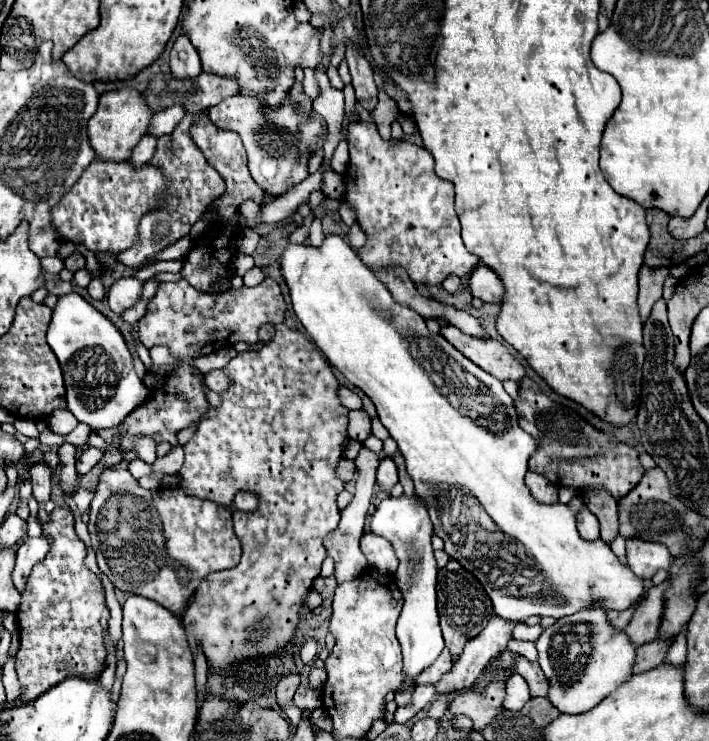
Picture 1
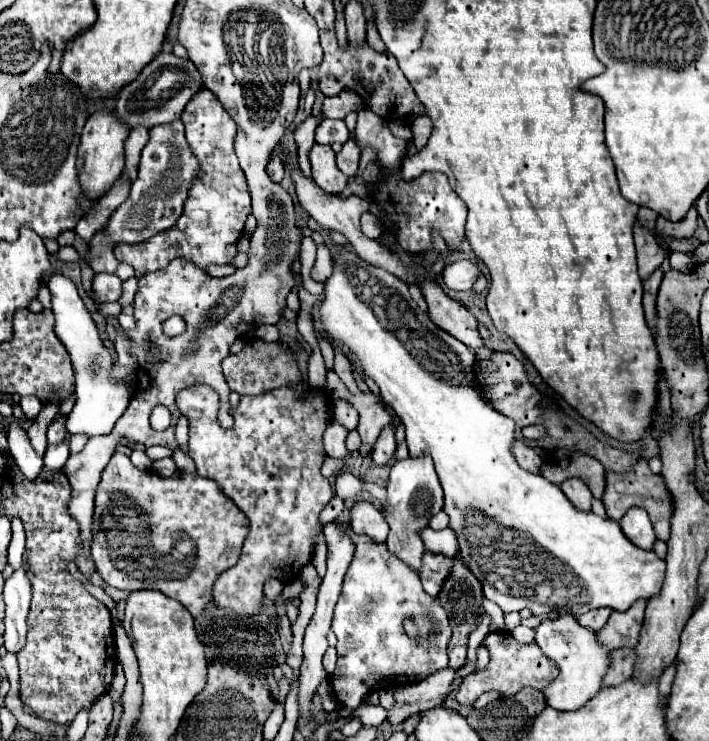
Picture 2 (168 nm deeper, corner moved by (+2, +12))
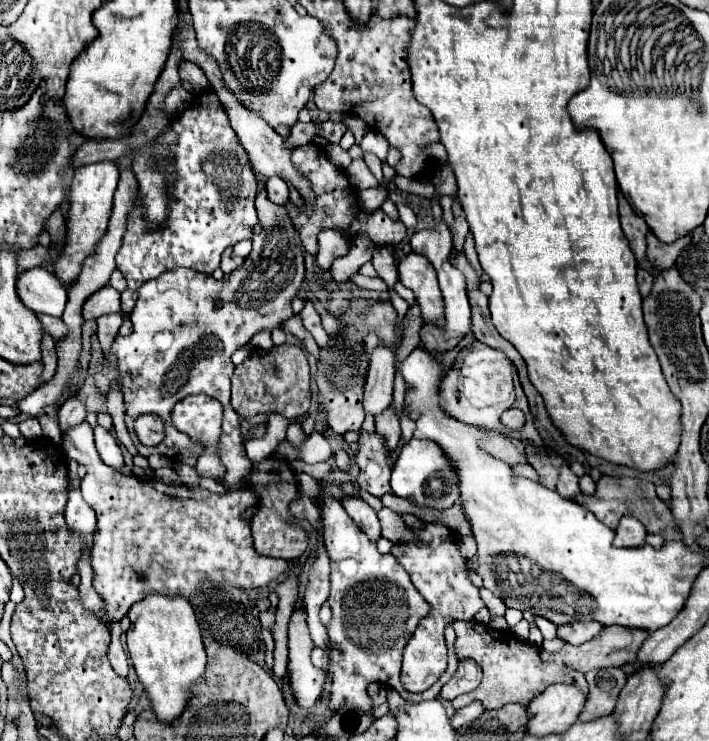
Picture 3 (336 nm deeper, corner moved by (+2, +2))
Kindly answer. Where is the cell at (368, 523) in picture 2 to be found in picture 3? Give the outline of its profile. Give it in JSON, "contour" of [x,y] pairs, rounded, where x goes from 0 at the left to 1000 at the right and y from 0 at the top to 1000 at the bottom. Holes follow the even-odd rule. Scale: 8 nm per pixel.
{"contour":[[[484,672],[481,675],[487,691],[501,702],[501,707],[526,729],[532,731],[537,726],[537,707],[535,707],[535,699],[529,694],[529,688],[512,675],[512,672]]]}

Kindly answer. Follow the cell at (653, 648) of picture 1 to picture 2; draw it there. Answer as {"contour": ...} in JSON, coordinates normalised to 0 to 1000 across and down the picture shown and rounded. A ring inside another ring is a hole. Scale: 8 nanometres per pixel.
{"contour":[[[893,874],[862,877],[859,888],[862,888],[862,899],[859,899],[856,910],[850,912],[850,926],[870,926],[879,918],[887,918],[893,912],[893,896],[896,896]]]}

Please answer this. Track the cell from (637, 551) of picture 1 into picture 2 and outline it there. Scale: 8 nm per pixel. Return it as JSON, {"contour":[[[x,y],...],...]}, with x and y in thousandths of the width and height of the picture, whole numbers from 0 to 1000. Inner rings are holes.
{"contour":[[[887,686],[882,691],[882,696],[873,702],[873,710],[879,715],[879,721],[901,740],[907,742],[918,742],[924,734],[924,718],[918,710],[918,702],[913,696],[913,691],[907,686]]]}

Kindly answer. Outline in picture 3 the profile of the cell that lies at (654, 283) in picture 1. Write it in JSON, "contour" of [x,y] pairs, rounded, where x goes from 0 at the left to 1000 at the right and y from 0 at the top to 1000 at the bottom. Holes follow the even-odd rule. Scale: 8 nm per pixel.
{"contour":[[[873,262],[873,291],[876,291],[876,308],[887,324],[887,332],[898,348],[898,354],[913,351],[913,327],[910,318],[915,313],[910,297],[893,286],[893,281],[884,275],[879,262]]]}

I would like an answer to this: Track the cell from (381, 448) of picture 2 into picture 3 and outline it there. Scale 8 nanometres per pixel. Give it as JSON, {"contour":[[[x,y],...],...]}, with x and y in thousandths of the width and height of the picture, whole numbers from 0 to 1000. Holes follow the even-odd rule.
{"contour":[[[551,551],[543,559],[535,559],[529,564],[529,583],[540,591],[543,605],[549,610],[554,610],[560,605],[563,591],[566,591],[566,578],[563,578],[563,564],[554,559]]]}

